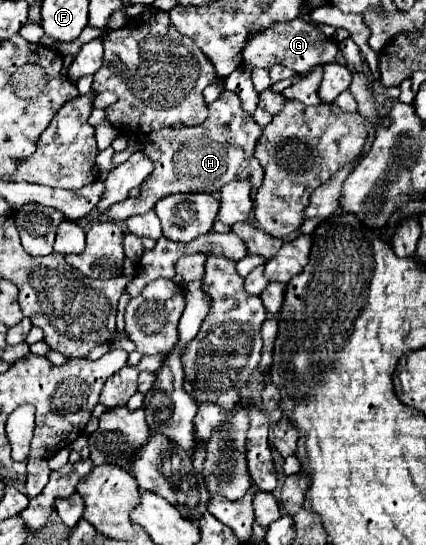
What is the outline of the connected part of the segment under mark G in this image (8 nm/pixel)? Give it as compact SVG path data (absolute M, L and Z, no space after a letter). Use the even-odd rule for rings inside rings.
M295 18L293 22L277 22L263 32L251 34L241 56L243 56L245 66L249 68L269 68L273 64L283 64L291 68L295 74L303 74L303 72L309 72L317 64L333 62L337 52L339 48L331 38L327 38L315 26L309 26L301 18Z

